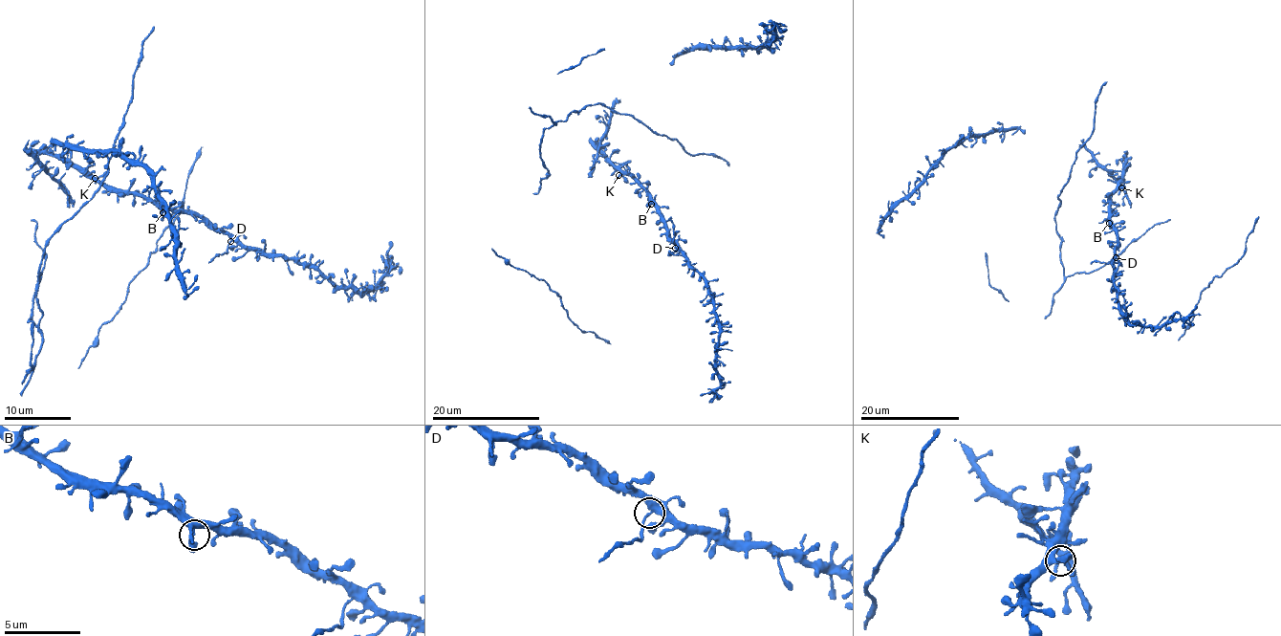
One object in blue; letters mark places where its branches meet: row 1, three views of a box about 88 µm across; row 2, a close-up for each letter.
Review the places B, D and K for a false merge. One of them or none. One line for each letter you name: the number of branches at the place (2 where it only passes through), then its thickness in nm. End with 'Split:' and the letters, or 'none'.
D: 4 | 300 nm
Split: D

